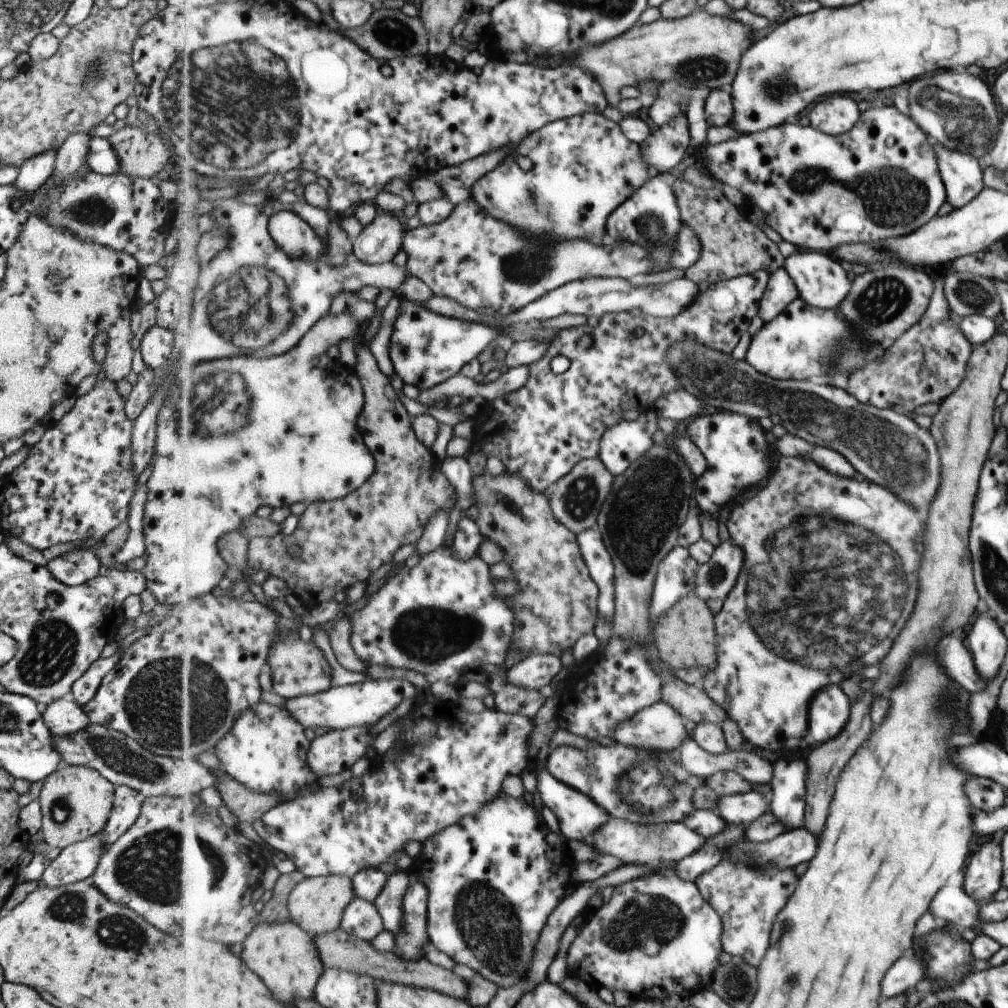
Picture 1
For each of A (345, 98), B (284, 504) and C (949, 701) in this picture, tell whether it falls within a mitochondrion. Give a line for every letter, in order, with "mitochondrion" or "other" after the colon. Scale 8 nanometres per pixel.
A: other
B: other
C: other

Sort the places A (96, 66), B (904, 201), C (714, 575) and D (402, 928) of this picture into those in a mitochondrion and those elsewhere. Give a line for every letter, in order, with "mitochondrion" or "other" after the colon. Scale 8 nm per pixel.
A: mitochondrion
B: mitochondrion
C: mitochondrion
D: other

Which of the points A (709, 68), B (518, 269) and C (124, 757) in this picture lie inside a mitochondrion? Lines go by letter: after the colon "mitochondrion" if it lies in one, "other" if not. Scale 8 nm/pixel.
A: mitochondrion
B: mitochondrion
C: mitochondrion

